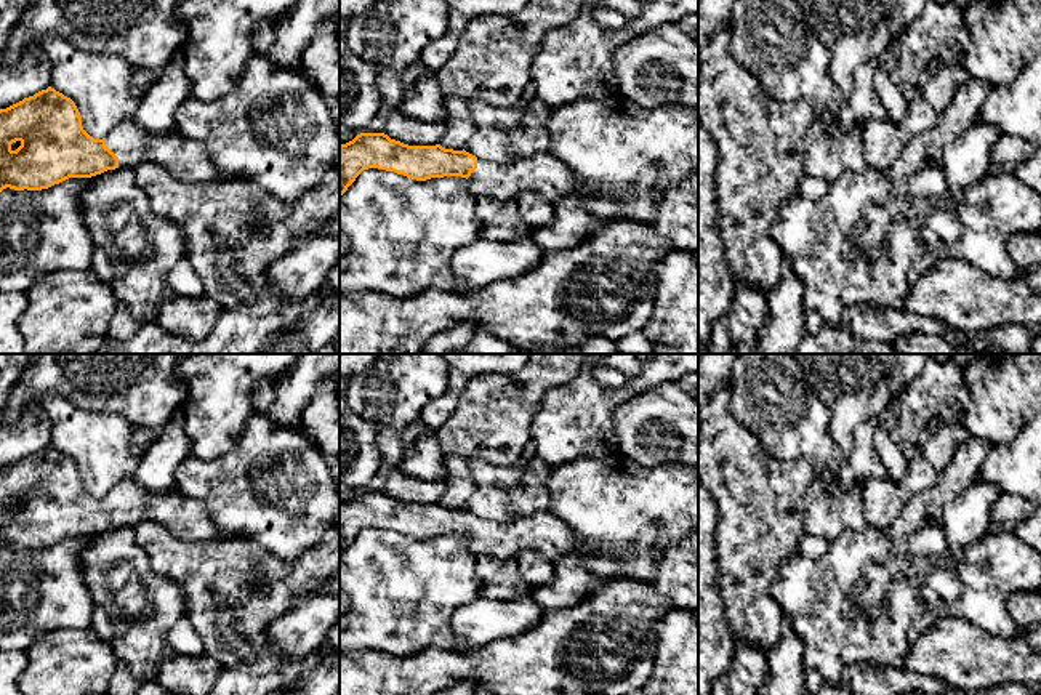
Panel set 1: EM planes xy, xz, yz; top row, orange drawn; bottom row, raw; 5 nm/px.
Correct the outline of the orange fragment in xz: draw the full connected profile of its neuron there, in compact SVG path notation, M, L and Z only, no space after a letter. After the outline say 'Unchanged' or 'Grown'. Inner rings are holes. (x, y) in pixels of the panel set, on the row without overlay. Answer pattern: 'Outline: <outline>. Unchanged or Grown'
Outline: M360 492L340 504L340 556L368 527L394 530L416 540L461 535L474 556L496 559L533 549L549 562L570 556L578 541L565 522L549 511L533 509L527 516L498 524L463 509L436 504L408 504L384 492Z. Grown

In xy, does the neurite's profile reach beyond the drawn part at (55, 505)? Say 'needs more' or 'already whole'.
needs more

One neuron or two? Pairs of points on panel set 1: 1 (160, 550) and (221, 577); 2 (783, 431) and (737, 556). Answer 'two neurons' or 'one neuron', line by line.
1: one neuron
2: two neurons

